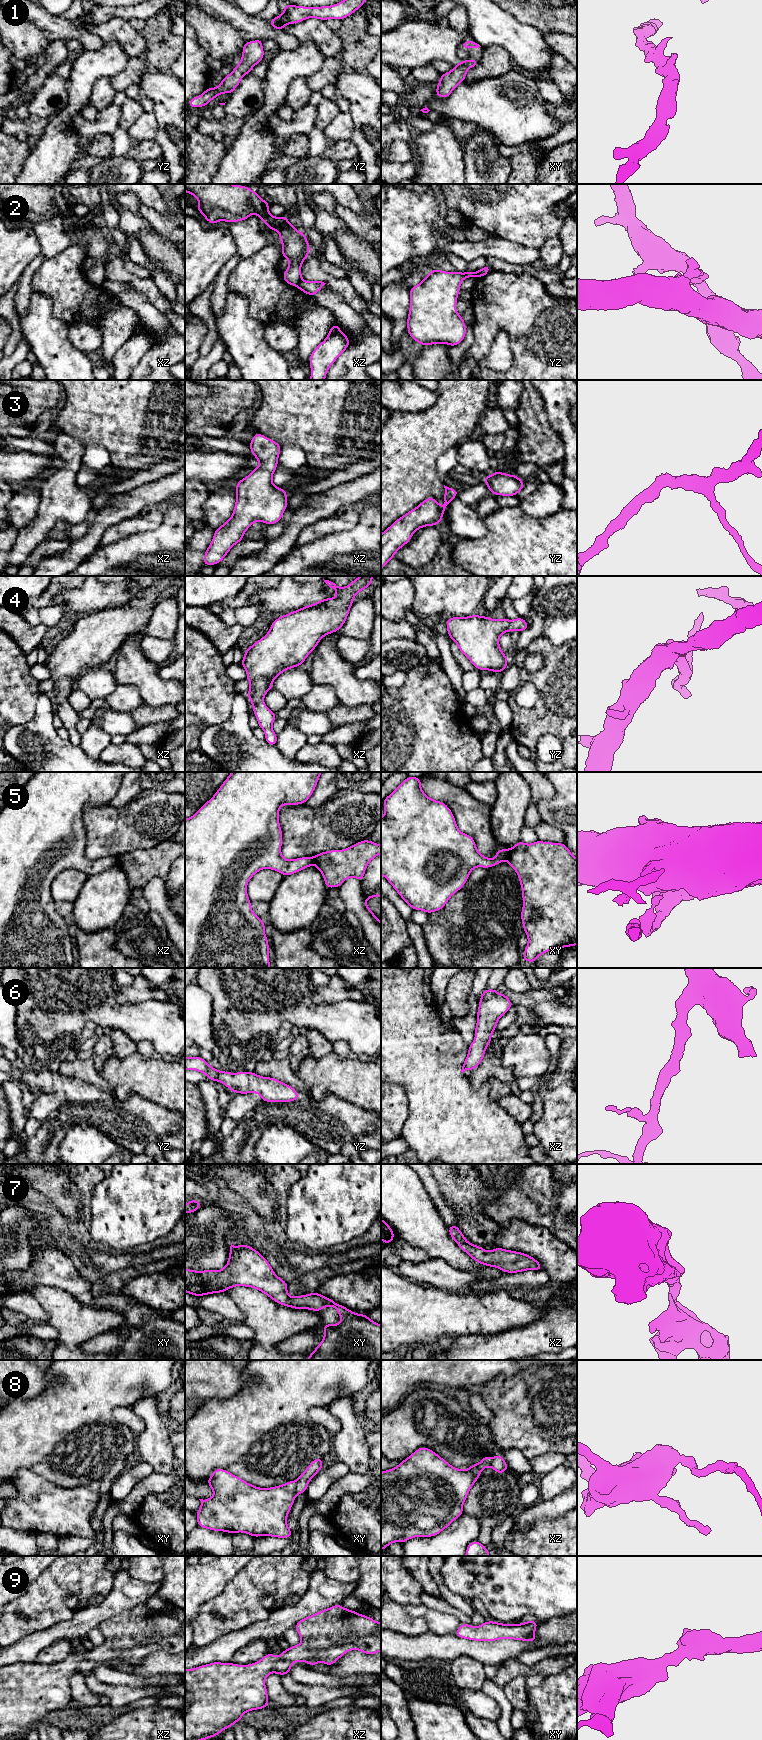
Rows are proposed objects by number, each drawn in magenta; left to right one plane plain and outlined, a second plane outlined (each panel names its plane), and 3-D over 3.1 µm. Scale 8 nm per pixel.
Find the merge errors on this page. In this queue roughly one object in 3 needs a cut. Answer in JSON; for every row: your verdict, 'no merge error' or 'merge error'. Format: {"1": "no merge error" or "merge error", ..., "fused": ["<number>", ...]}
{"1": "no merge error", "2": "merge error", "3": "no merge error", "4": "no merge error", "5": "merge error", "6": "no merge error", "7": "no merge error", "8": "merge error", "9": "no merge error", "fused": ["2", "5", "8"]}

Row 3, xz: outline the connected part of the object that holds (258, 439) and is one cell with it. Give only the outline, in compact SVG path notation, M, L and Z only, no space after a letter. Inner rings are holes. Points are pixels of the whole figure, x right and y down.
M254 433L249 447L260 465L237 482L232 516L215 529L212 542L204 552L203 566L220 563L229 550L243 540L244 533L254 522L272 525L282 519L287 509L286 489L278 488L272 482L281 445Z

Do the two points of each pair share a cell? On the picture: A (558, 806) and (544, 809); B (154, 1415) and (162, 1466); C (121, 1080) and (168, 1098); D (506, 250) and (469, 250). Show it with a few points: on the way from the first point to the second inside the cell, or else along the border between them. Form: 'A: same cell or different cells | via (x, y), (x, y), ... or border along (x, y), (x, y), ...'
A: same cell | via (555, 808), (547, 809)
B: same cell | via (155, 1428), (155, 1448), (158, 1453)
C: same cell | via (133, 1080), (150, 1080), (156, 1086)
D: same cell | via (497, 250), (478, 250)

